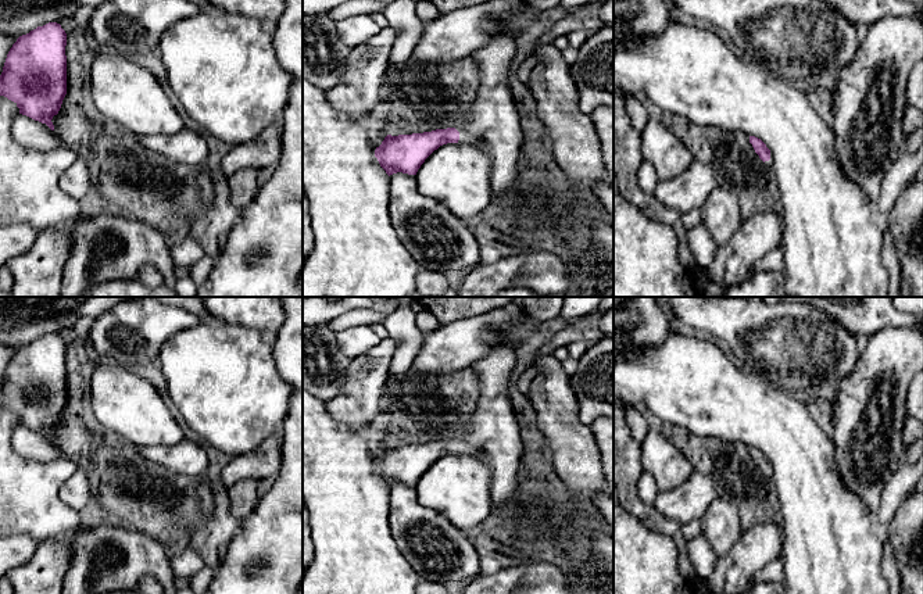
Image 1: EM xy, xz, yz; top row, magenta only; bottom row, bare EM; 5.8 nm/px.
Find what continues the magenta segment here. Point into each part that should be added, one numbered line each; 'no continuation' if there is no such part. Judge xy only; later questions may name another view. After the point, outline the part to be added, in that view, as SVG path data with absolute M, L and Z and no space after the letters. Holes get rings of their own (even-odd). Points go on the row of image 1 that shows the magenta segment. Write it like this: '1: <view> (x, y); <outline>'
no continuation

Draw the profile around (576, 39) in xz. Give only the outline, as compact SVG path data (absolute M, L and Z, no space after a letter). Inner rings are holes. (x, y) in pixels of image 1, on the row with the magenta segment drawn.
M575 31L568 35L568 47L580 49L584 42L588 39L588 33L584 31Z

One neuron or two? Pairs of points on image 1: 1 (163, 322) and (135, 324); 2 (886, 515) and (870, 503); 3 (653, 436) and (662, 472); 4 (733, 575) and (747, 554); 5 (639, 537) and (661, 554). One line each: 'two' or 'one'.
1: one
2: two
3: one
4: one
5: one

